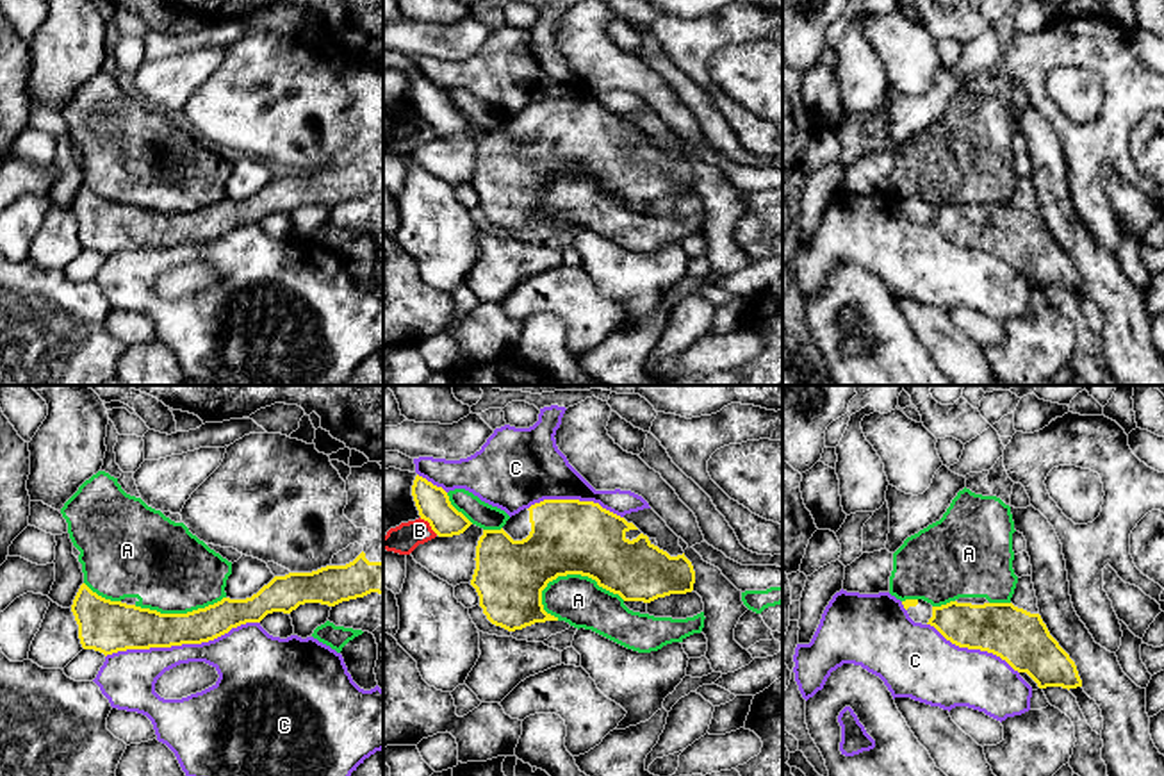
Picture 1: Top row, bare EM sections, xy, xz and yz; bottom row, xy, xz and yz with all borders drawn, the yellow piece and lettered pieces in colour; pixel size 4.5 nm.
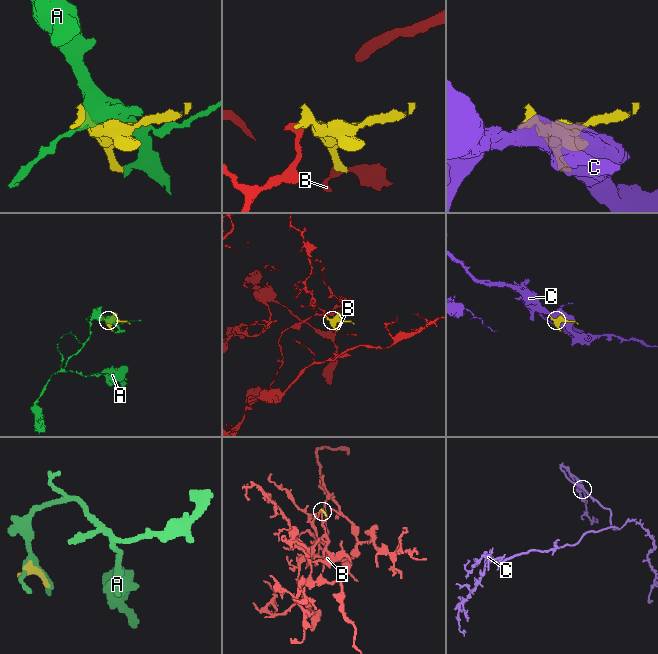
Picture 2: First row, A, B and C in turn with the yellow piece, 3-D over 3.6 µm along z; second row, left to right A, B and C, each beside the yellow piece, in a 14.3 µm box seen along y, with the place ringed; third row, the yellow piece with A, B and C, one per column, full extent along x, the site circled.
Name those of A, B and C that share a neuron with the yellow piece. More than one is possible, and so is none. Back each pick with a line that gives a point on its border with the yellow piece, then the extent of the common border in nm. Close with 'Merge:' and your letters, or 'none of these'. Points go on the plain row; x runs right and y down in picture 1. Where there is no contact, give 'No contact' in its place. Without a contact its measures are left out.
Merge: none of these

